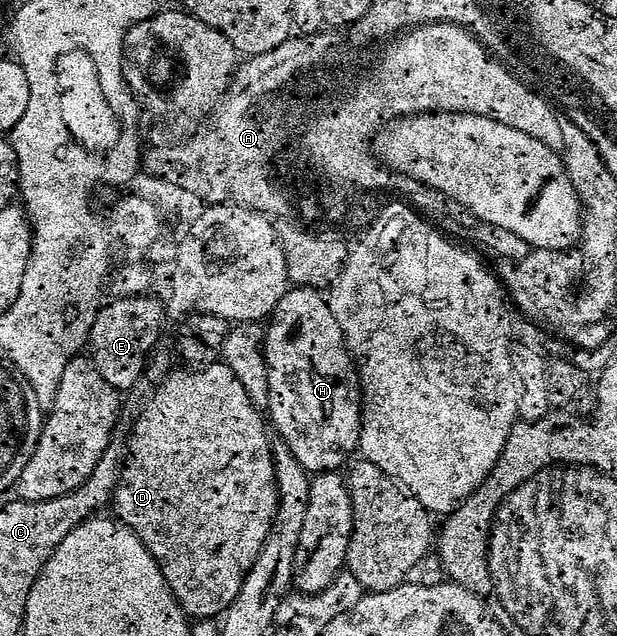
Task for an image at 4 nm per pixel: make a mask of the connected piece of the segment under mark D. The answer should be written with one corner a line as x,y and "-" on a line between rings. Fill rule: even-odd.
222,362
202,366
182,366
176,372
168,371
154,385
153,391
142,401
143,409
131,428
131,436
125,440
125,459
119,470
119,481
113,493
114,515
127,527
132,528
141,538
149,554
159,564
165,582
171,588
177,603
191,618
215,618
227,611
227,607
237,598
241,590
241,582
245,574
253,566
257,554
261,550
265,538
271,533
271,524
275,521
275,508
279,505
279,494
275,489
275,471
271,457
271,440
267,436
267,428
263,425
260,409
256,408
245,386
233,374
233,370

